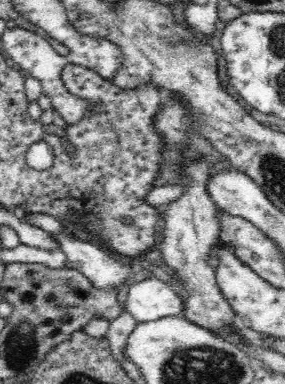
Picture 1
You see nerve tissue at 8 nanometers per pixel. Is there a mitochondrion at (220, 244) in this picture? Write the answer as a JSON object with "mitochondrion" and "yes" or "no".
{"mitochondrion":"no"}

